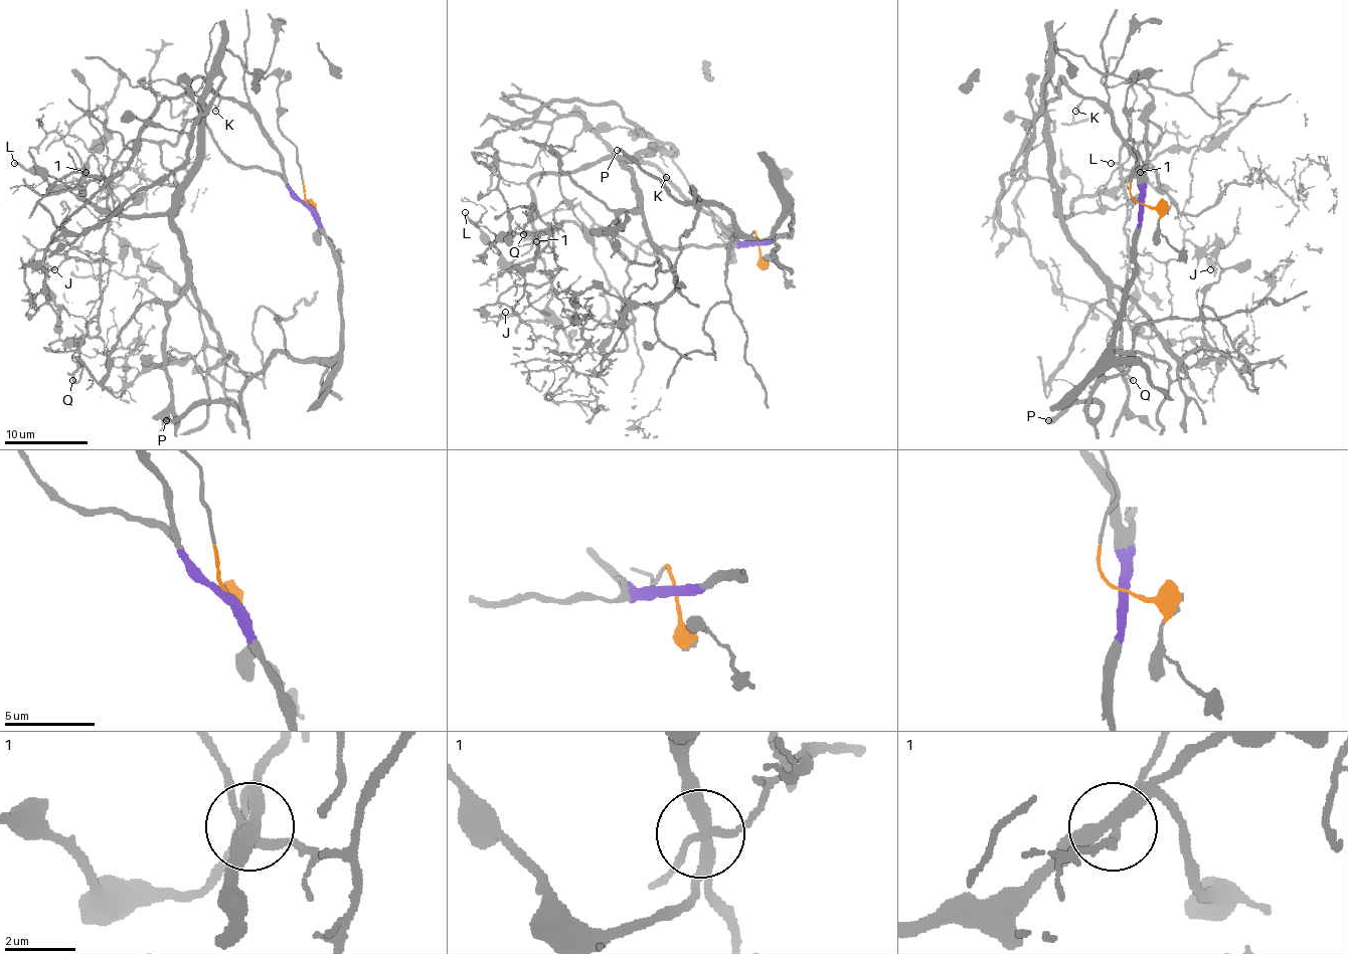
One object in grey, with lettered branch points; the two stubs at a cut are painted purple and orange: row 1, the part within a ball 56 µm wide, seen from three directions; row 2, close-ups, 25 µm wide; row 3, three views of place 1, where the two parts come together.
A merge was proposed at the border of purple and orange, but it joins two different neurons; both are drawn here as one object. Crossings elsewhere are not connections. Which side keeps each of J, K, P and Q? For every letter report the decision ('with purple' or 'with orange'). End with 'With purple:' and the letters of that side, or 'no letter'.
J: with purple
K: with purple
P: with purple
Q: with purple
With purple: J, K, P, Q

